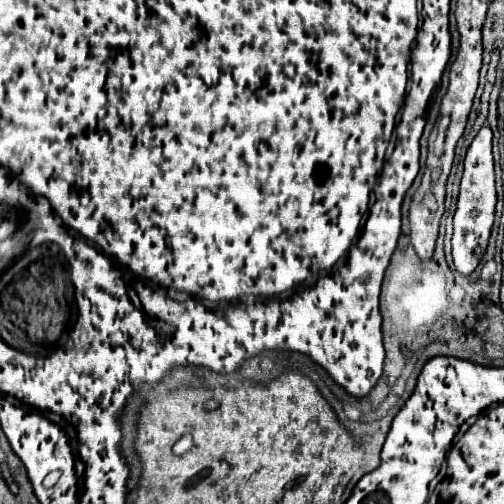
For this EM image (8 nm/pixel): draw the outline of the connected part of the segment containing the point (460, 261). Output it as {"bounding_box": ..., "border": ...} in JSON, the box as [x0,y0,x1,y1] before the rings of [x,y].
{"bounding_box":[453,125,495,275],"border":[[[485,125],[473,139],[473,143],[467,149],[465,155],[465,171],[461,179],[461,191],[457,201],[457,211],[453,217],[453,263],[461,275],[471,275],[477,265],[483,259],[483,253],[487,249],[487,241],[491,235],[491,225],[495,217],[495,171],[493,171],[493,153],[491,153],[491,139],[493,133],[489,125]]]}

